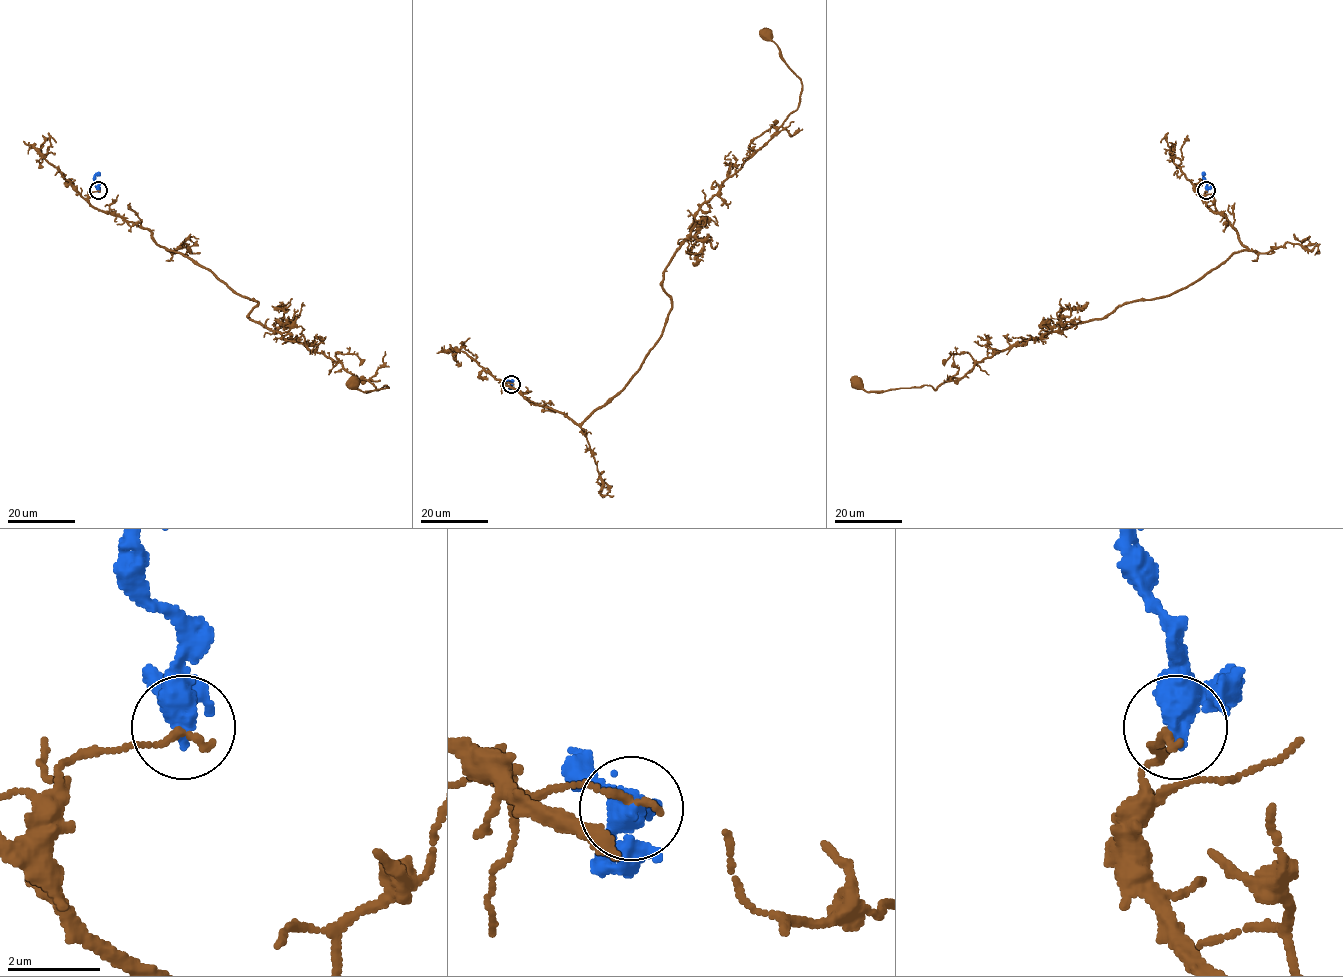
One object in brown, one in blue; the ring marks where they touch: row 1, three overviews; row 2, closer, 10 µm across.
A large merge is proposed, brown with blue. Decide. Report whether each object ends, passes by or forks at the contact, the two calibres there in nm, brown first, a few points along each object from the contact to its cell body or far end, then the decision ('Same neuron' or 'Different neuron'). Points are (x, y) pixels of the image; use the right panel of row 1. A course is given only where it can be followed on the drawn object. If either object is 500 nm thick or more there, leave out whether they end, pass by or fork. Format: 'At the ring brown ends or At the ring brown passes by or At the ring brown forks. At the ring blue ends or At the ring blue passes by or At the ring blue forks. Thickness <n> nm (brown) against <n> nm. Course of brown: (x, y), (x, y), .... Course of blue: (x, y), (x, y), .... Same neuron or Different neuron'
Thickness 180 nm (brown) against 600 nm. Course of brown: (1206, 190), (1204, 202), (1246, 248), (1190, 286), (1021, 341), (935, 390), (867, 392), (857, 382). Course of blue: (1207, 190), (1202, 172). Different neuron

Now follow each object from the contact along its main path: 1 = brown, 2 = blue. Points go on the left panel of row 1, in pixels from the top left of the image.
1: (97, 190), (92, 206), (146, 228), (258, 303), (250, 318), (377, 390), (388, 387), (363, 392), (354, 382)
2: (98, 190), (95, 175), (100, 172)

